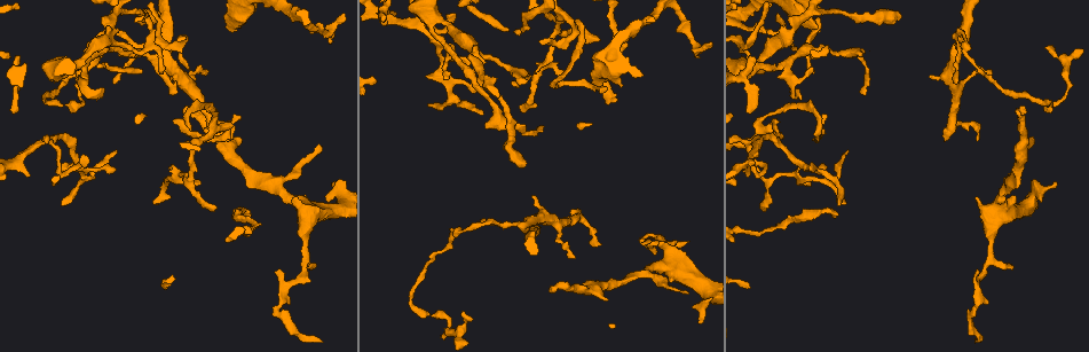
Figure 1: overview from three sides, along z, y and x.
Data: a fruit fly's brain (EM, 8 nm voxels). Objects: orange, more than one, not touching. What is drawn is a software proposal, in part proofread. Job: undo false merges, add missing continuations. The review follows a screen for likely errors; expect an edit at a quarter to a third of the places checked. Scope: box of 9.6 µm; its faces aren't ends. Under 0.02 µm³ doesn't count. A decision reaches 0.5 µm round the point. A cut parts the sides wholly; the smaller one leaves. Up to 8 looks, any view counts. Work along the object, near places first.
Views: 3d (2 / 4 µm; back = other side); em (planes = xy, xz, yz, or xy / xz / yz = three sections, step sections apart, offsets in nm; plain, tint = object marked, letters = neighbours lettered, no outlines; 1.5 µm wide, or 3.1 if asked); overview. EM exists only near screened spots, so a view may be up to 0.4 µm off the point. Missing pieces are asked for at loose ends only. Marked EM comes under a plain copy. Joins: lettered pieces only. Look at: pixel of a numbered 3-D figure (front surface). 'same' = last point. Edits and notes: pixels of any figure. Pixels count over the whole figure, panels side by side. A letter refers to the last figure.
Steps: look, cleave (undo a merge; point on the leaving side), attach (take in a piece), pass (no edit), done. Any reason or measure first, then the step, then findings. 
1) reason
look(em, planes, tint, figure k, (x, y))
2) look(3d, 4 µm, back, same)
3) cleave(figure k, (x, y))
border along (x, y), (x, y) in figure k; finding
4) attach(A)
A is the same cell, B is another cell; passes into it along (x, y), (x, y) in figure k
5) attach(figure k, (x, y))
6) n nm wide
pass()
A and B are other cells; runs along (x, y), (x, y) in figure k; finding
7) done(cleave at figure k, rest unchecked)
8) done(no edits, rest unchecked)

thin end
look(3d, 2 µm, figure 1, (844, 204))

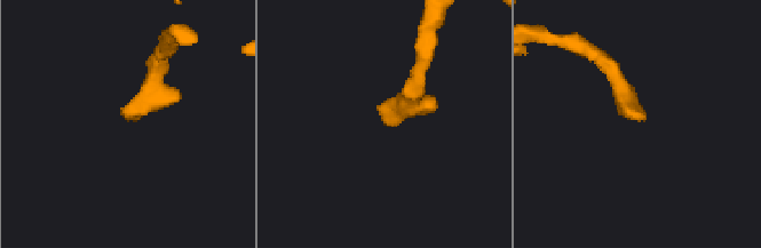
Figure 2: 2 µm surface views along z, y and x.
need the tissue
look(em, planes, letters, figure 2, (127, 118))

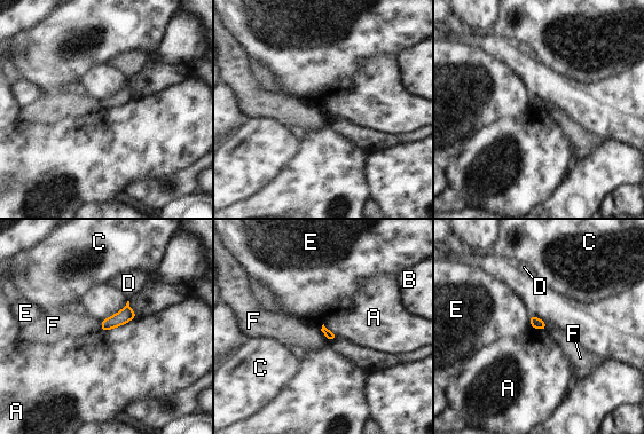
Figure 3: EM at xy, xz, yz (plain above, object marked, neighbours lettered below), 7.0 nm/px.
pass()
A, B, C, D, E and F are other cells; border along (136, 316), (120, 325), (101, 331) in figure 3; no lettered piece goes on from it

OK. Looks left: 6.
free end
look(em, planes, tint, figure 1, (597, 86))

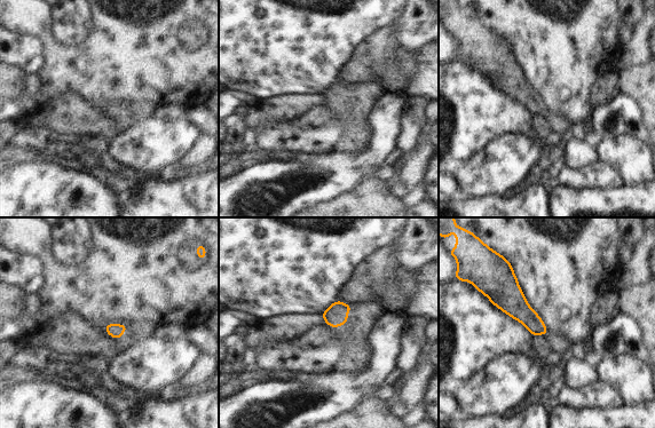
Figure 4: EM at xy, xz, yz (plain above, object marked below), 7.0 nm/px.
see the neighbours
look(em, planes, letters, same)

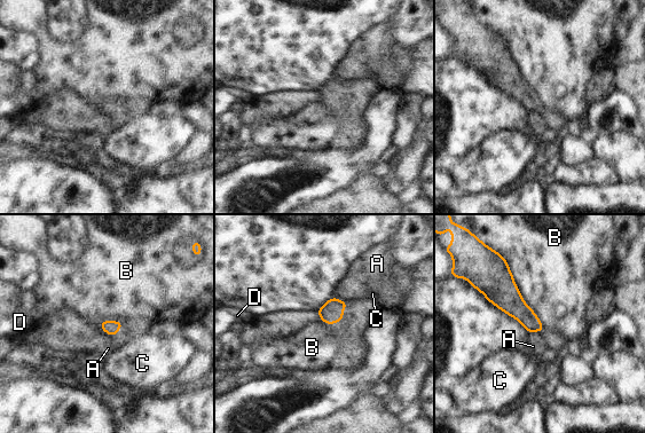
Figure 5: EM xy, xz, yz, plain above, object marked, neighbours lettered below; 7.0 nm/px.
pass()
A, B, C and D are other cells; border along (502, 257), (524, 301), (544, 330) in figure 5; no lettered piece goes on from it

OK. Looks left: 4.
an open end
look(3d, 2 µm, figure 1, (1026, 113))

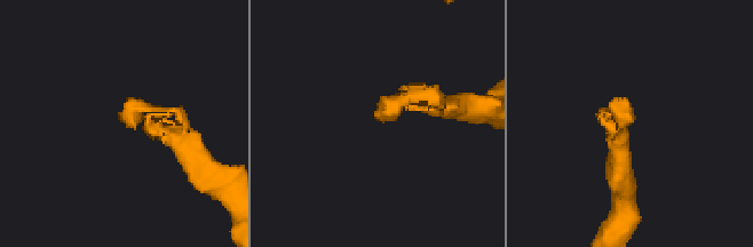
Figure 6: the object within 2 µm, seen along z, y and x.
look(em, planes, tint, figure 6, (634, 118))

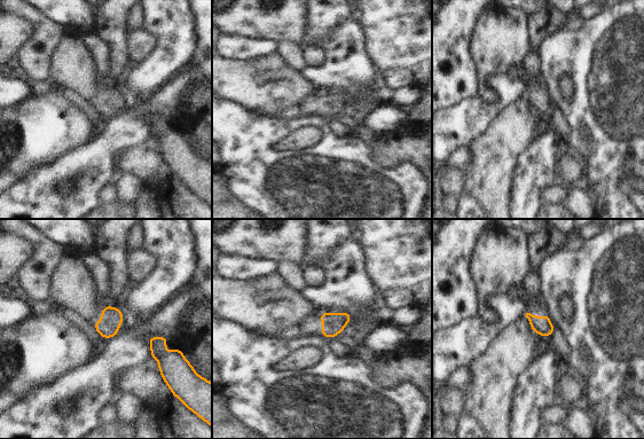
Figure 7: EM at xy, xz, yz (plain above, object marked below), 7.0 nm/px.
look(em, planes, letters, same)

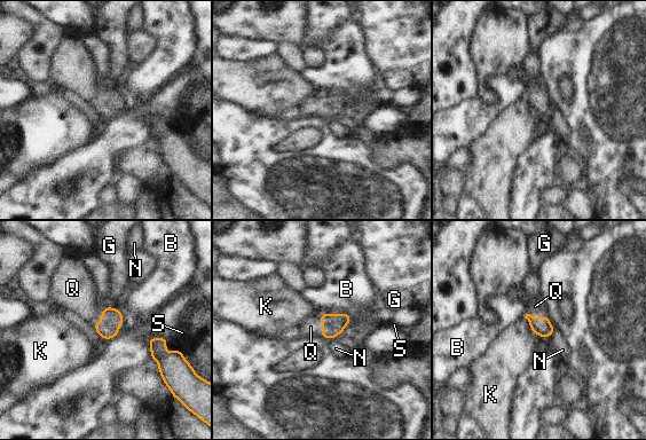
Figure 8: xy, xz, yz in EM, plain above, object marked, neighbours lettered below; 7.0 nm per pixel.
B touches over 220 nm
attach(Q)
Q is the same cell, B, G, K, N and S are other cells; passes into it along (333, 324), (322, 325), (312, 327) in figure 8; it goes on there

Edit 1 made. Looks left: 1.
done(attach at figure 8, rest unchecked)

